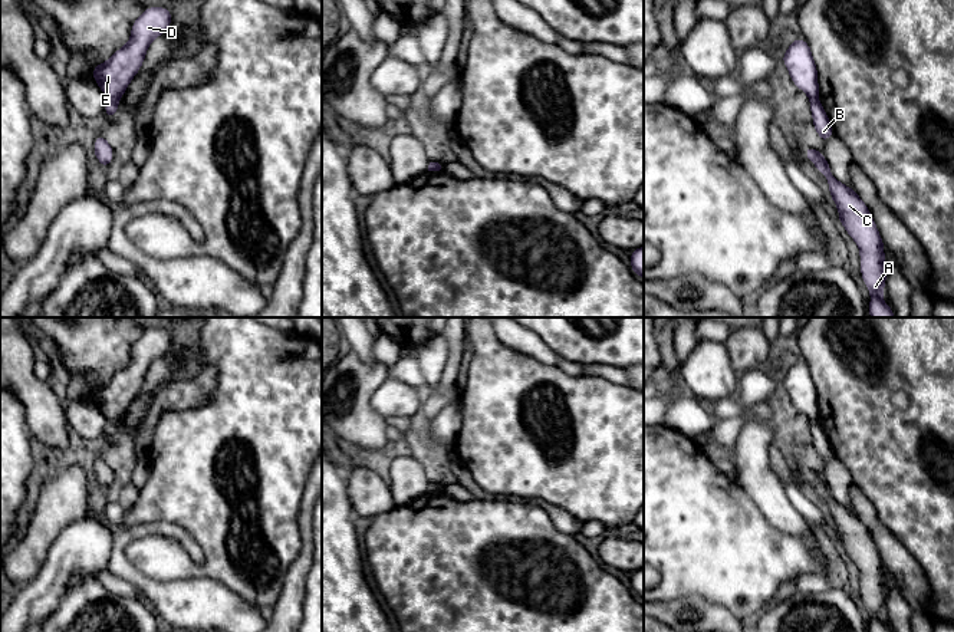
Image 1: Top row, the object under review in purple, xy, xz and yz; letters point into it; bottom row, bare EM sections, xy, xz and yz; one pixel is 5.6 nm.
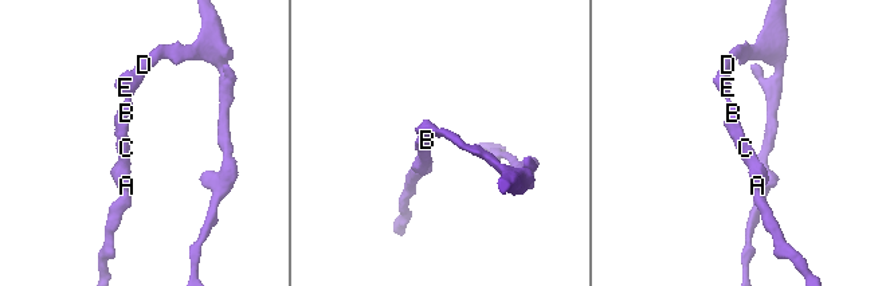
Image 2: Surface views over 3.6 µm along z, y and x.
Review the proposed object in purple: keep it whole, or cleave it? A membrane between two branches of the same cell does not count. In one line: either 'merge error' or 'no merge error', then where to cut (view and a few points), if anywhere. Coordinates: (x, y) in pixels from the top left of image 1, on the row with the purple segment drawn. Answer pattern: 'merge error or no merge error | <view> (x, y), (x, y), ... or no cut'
merge error | xy (108, 99), (117, 101)

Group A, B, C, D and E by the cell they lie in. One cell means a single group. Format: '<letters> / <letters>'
A B C / D E

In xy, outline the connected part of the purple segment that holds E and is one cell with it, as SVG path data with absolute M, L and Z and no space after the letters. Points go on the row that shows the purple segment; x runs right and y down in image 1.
M147 7L134 22L129 42L109 60L93 68L92 76L108 101L121 101L129 82L141 69L151 42L164 34L172 22L167 7Z

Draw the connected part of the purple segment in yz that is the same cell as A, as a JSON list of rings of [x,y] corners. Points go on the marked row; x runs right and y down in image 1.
[[[807,145],[805,158],[809,158],[818,171],[826,177],[830,198],[839,211],[838,221],[859,247],[862,280],[871,292],[871,317],[895,317],[894,310],[881,297],[885,289],[888,267],[885,264],[885,246],[869,208],[853,188],[843,185],[833,177],[823,151],[818,152],[815,147]]]

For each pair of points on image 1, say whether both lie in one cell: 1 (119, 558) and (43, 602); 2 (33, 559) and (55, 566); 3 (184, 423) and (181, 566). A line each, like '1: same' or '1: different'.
1: different
2: different
3: same

